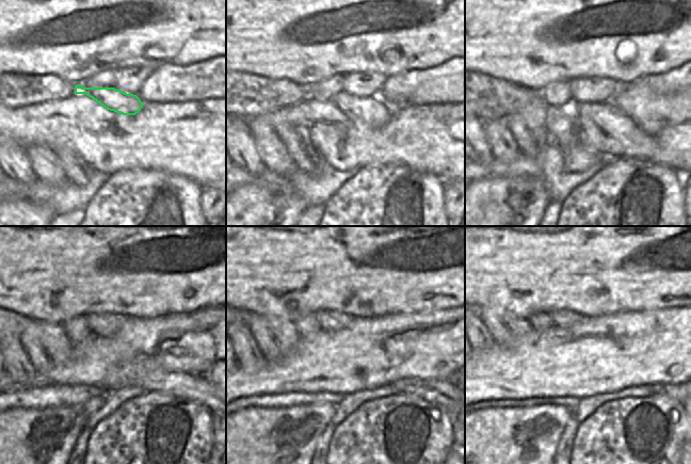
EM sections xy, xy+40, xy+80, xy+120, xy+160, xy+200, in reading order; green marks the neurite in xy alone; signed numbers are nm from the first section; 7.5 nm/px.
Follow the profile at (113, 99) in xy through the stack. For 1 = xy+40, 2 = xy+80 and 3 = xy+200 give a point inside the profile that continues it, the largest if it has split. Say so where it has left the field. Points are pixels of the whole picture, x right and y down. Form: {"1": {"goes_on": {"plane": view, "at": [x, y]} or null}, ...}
{"1": {"goes_on": {"plane": "xy+40", "at": [371, 111]}}, "2": {"goes_on": {"plane": "xy+80", "at": [605, 126]}}, "3": {"goes_on": {"plane": "xy+200", "at": [680, 392]}}}

